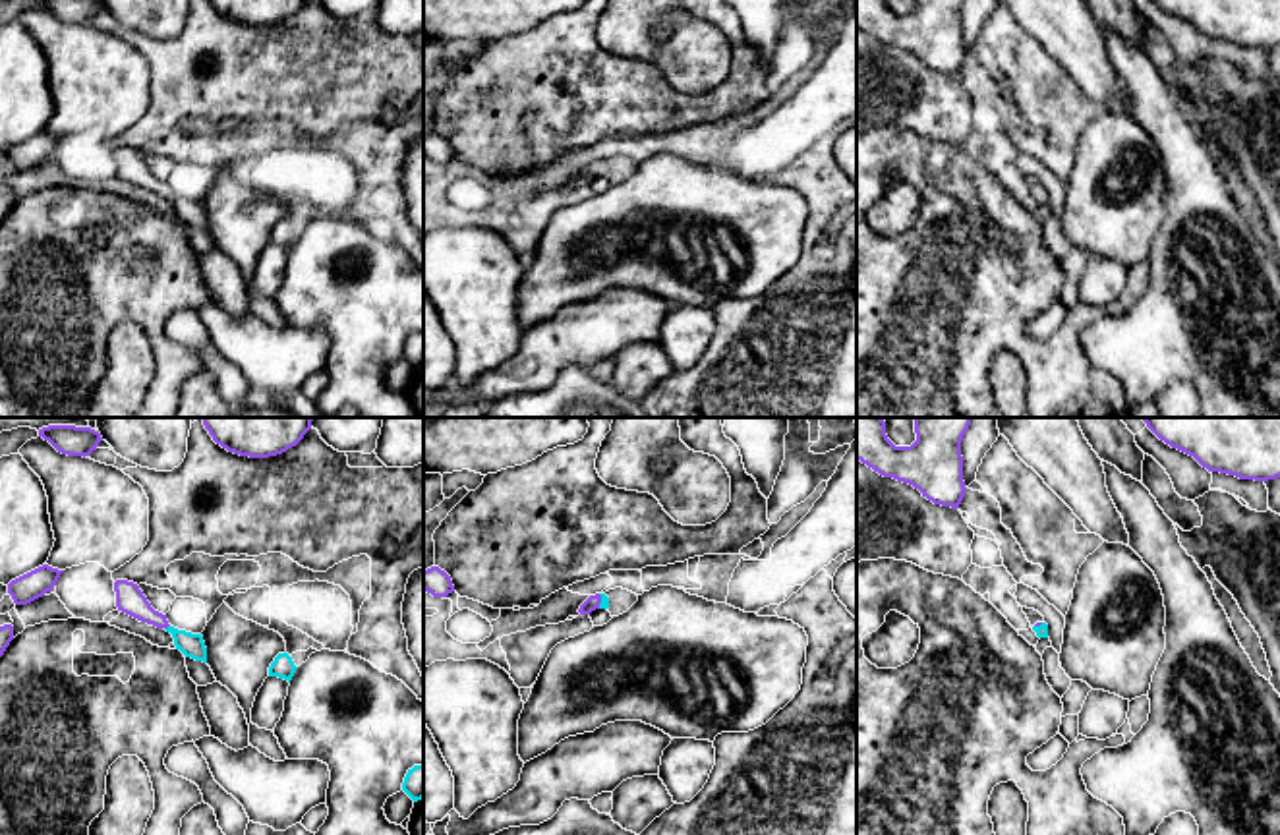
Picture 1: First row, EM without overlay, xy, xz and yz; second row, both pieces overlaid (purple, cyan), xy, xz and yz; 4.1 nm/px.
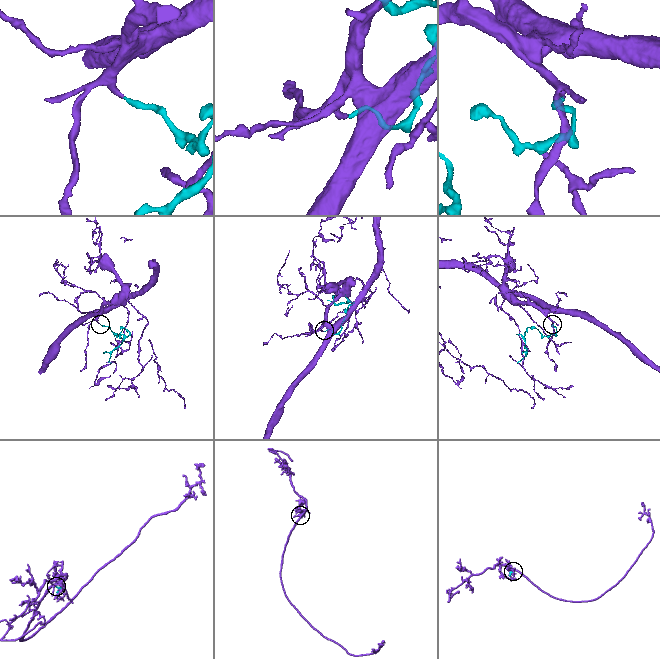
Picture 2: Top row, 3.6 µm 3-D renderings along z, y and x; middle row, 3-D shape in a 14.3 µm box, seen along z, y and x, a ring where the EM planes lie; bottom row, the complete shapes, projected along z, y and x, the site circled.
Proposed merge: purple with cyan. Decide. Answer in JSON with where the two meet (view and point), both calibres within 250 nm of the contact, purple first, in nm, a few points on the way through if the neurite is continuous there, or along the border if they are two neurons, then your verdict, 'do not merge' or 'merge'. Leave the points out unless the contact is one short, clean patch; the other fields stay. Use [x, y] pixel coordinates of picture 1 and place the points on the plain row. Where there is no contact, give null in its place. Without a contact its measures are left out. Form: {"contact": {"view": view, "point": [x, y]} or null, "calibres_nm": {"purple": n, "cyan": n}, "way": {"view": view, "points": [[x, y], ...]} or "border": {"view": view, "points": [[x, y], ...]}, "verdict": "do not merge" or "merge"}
{"contact": {"view": "xy", "point": [167, 194]}, "calibres_nm": {"purple": 120, "cyan": 100}, "way": {"view": "xy", "points": [[130, 167], [167, 194], [190, 211]]}, "verdict": "merge"}

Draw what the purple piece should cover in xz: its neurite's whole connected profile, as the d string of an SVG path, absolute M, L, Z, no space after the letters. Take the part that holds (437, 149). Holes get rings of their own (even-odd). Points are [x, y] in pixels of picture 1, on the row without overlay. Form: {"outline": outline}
{"outline": "M439 133L423 137L423 157L433 164L447 164L454 158L451 143Z"}

